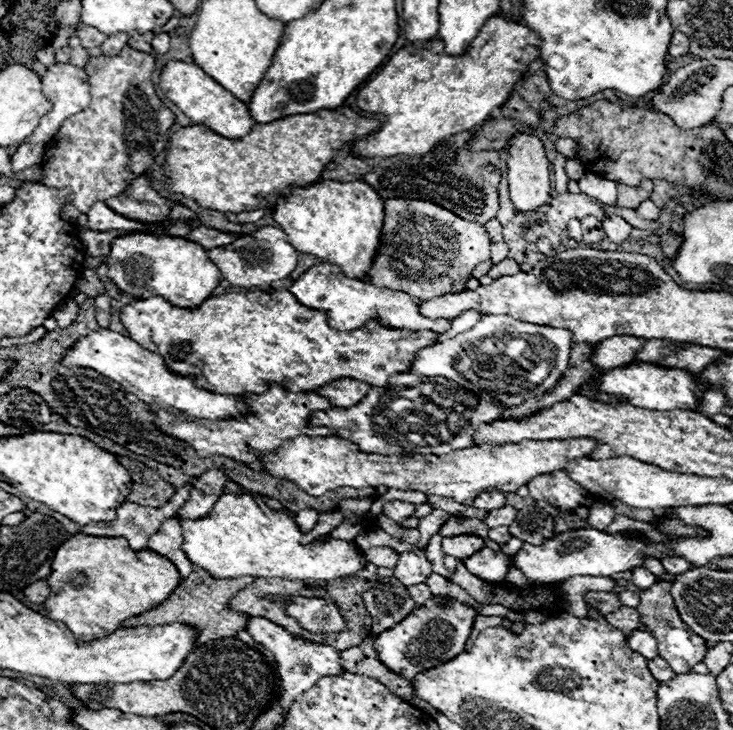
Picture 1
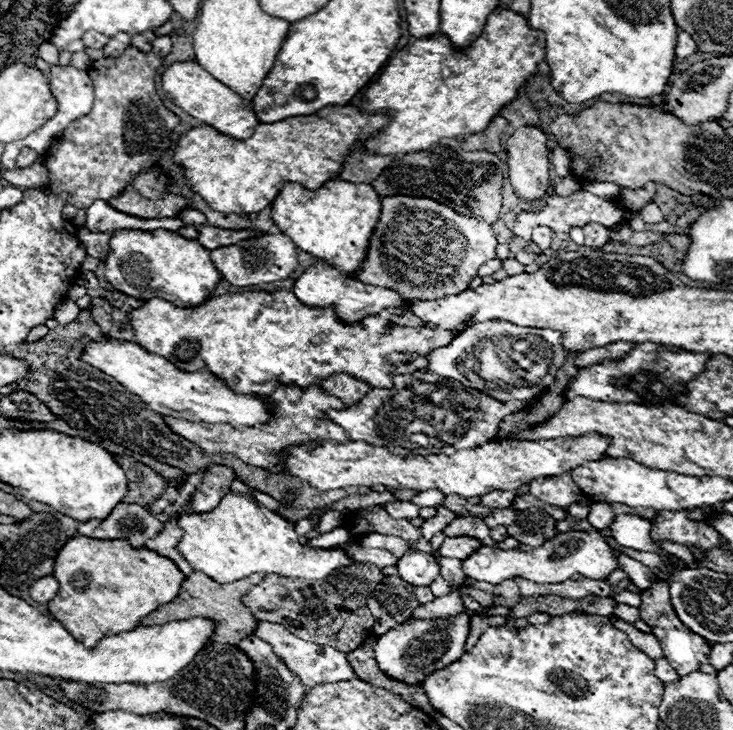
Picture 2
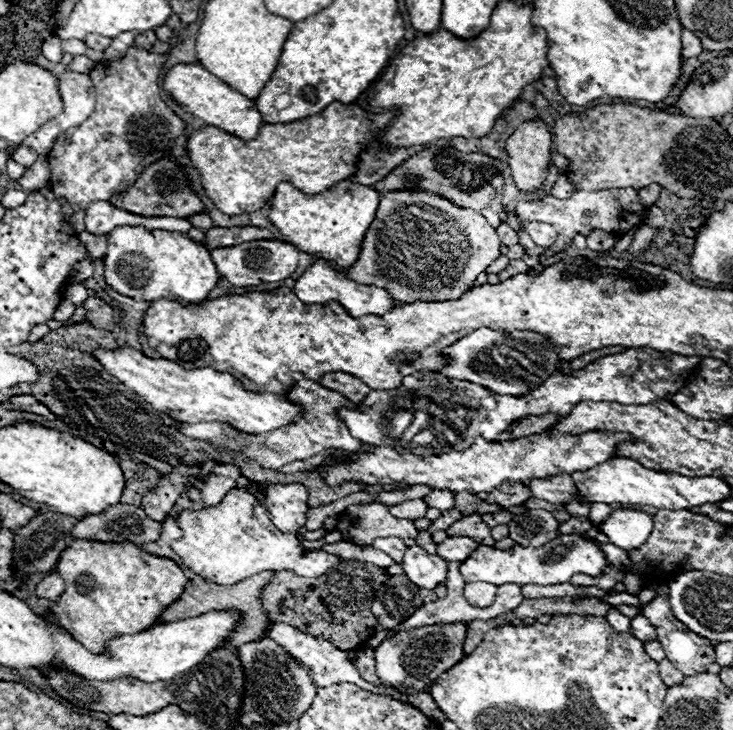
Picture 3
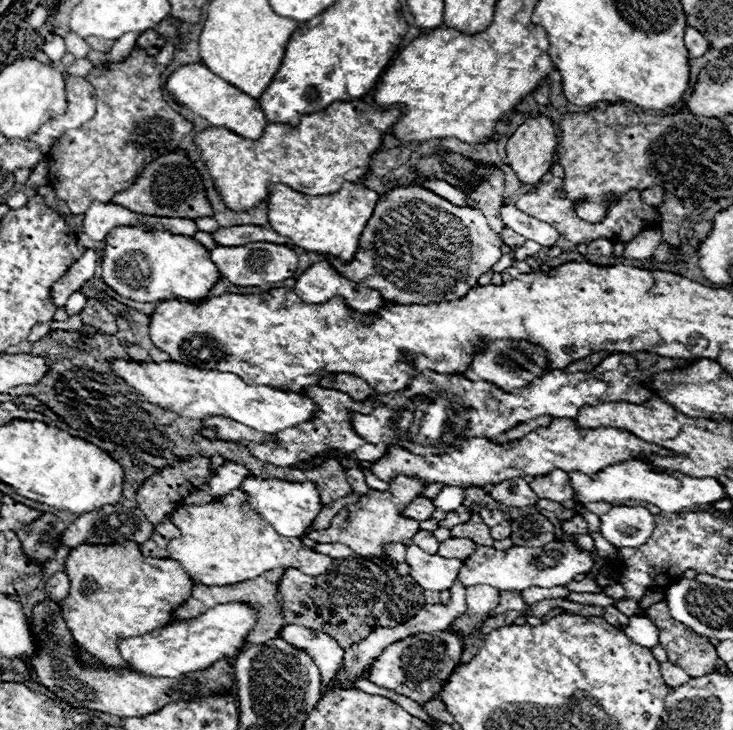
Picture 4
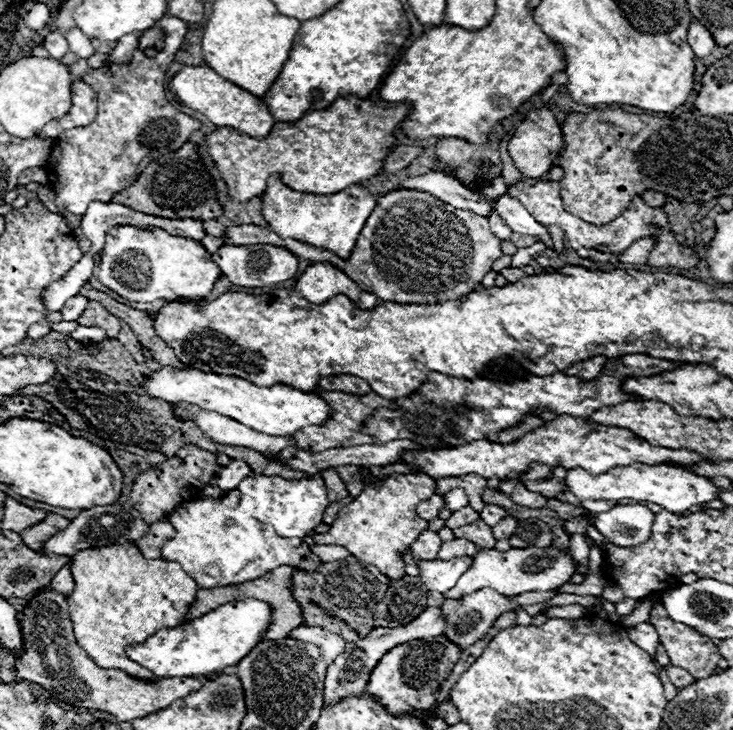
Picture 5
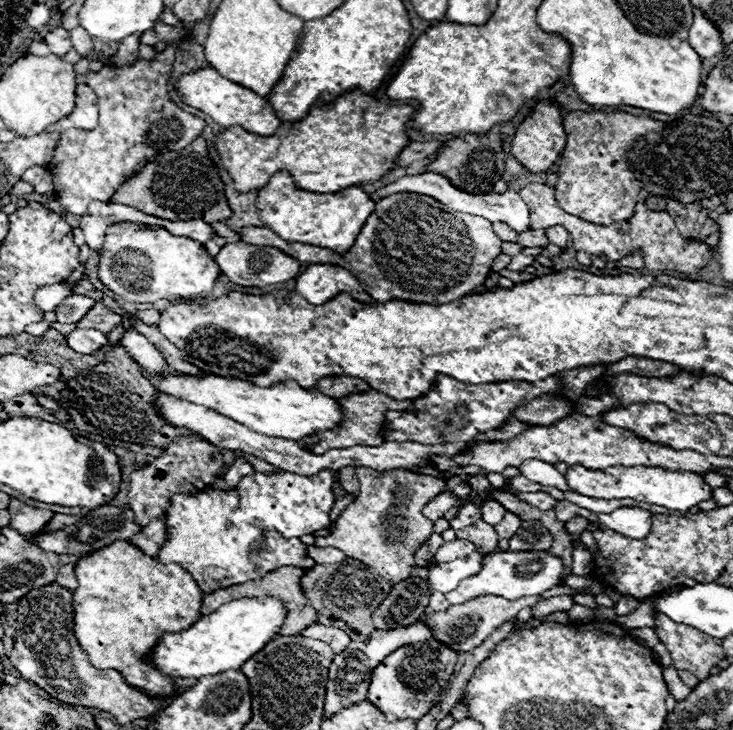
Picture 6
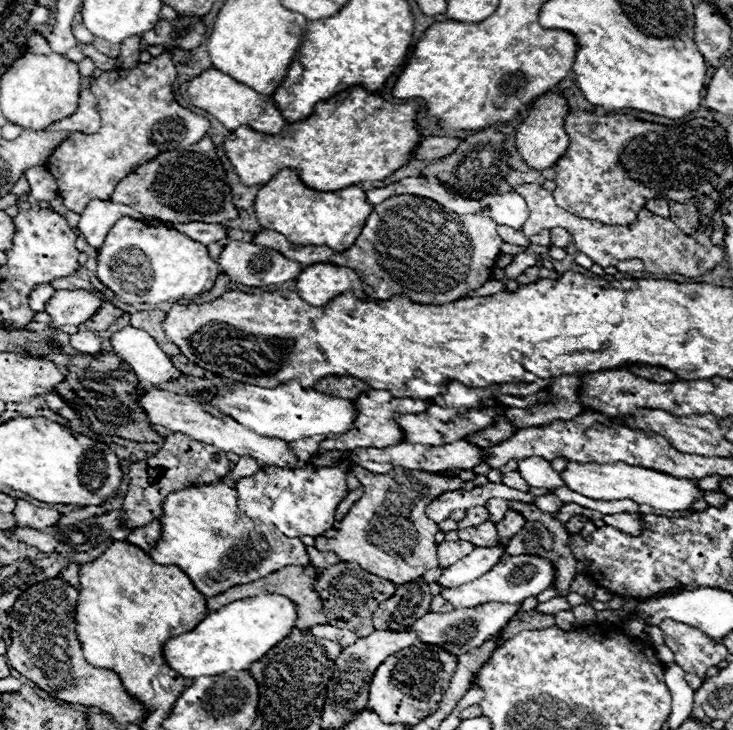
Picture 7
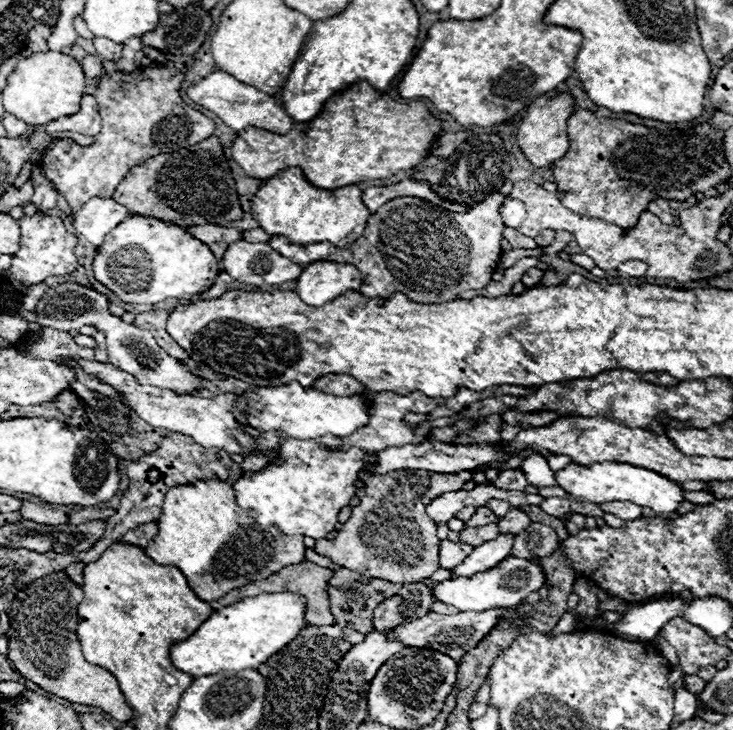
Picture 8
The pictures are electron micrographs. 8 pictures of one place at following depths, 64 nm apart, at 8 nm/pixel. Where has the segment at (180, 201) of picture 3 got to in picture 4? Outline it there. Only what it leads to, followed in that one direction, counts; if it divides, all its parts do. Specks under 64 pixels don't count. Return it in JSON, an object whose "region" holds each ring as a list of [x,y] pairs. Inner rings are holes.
{"region":[[[172,152],[166,156],[160,156],[156,162],[148,164],[140,178],[124,192],[116,194],[112,204],[120,204],[132,212],[146,214],[146,216],[164,216],[164,218],[202,218],[202,216],[214,216],[214,210],[210,208],[210,202],[204,192],[204,184],[190,164],[190,160],[182,152]]]}

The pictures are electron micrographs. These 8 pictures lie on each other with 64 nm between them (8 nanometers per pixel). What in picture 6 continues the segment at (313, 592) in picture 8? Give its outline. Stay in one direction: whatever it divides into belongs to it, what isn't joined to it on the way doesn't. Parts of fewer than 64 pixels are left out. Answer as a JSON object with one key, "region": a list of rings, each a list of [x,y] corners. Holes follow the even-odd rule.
{"region":[[[284,566],[280,570],[274,570],[274,572],[268,572],[264,578],[260,580],[252,580],[252,582],[244,582],[240,586],[228,586],[224,590],[216,590],[216,592],[210,592],[210,594],[202,594],[202,606],[200,606],[200,614],[210,614],[214,612],[216,608],[220,608],[222,604],[226,602],[232,602],[232,600],[238,600],[238,598],[260,598],[260,596],[272,596],[272,598],[278,598],[284,608],[288,610],[286,614],[286,620],[278,632],[278,636],[296,636],[300,634],[300,630],[304,630],[304,626],[310,626],[316,622],[316,612],[312,610],[312,606],[308,606],[308,600],[304,598],[304,592],[300,588],[300,576],[304,574],[306,570],[296,570],[294,566]]]}

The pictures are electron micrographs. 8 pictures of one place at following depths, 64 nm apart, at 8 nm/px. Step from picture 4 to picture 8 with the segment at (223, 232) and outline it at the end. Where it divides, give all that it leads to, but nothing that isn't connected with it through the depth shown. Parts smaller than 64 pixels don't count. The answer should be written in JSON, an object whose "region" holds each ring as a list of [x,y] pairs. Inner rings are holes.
{"region":[[[496,192],[492,198],[474,204],[470,212],[456,214],[422,198],[404,196],[380,206],[368,218],[364,234],[344,250],[336,250],[328,242],[296,246],[284,236],[272,236],[268,246],[300,266],[318,260],[356,266],[362,272],[359,292],[370,298],[388,298],[394,292],[402,292],[420,304],[442,304],[456,300],[464,290],[480,290],[492,280],[502,254],[500,230],[504,224],[498,214],[502,200],[504,194]]]}

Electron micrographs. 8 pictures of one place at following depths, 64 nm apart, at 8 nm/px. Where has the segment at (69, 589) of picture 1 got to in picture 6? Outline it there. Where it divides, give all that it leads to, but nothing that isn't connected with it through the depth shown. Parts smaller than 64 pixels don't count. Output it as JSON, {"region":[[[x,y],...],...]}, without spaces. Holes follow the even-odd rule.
{"region":[[[114,542],[104,550],[84,554],[74,568],[78,588],[74,590],[74,634],[80,648],[88,654],[92,666],[118,670],[128,684],[152,694],[168,696],[174,692],[174,680],[156,672],[154,666],[140,662],[140,658],[156,644],[164,632],[180,632],[190,628],[200,618],[202,592],[192,576],[180,564],[160,564],[150,556],[144,556],[140,548],[130,542]]]}

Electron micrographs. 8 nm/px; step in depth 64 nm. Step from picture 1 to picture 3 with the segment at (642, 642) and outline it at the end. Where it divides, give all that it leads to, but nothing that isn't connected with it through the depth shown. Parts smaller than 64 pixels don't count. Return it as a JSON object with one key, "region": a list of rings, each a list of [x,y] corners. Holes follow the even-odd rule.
{"region":[[[612,607],[605,616],[616,632],[630,632],[630,619]],[[656,640],[644,642],[644,650],[646,650],[646,654],[648,654],[652,660],[656,660],[656,662],[660,662],[662,658],[666,658],[666,656],[664,656],[664,650],[662,650],[662,646],[660,646],[660,642],[656,642]]]}

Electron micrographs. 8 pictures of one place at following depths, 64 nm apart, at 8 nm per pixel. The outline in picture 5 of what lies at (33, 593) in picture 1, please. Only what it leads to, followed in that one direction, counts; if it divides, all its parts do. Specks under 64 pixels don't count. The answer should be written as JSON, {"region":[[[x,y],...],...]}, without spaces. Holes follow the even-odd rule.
{"region":[[[62,566],[56,576],[52,578],[52,582],[48,584],[52,590],[56,592],[62,592],[64,596],[70,596],[72,588],[74,588],[74,580],[72,580],[72,574],[70,574],[70,568],[68,566]]]}

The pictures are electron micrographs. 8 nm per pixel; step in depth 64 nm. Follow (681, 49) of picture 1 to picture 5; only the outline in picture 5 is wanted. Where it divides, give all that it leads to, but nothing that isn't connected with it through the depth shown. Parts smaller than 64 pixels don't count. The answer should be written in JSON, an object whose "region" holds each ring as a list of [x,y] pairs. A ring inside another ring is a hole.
{"region":[[[692,22],[688,26],[686,42],[692,48],[692,52],[694,52],[696,58],[704,58],[704,56],[708,56],[716,48],[716,42],[714,42],[712,34],[704,26],[700,26],[698,22]]]}

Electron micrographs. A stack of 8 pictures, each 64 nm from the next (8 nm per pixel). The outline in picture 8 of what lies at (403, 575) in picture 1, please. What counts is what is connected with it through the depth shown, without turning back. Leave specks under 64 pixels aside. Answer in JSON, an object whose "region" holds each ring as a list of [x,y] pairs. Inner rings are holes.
{"region":[[[500,536],[496,542],[486,542],[484,546],[476,546],[474,552],[456,568],[450,570],[450,578],[472,578],[474,574],[480,574],[484,570],[494,568],[504,558],[508,558],[508,550],[512,548],[514,536]]]}

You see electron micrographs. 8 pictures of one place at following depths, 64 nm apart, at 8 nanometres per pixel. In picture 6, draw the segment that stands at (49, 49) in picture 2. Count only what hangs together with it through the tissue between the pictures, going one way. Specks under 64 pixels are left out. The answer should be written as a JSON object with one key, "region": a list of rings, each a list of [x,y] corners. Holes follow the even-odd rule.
{"region":[[[57,27],[49,32],[44,37],[44,41],[49,47],[50,51],[59,57],[64,56],[72,49],[69,32],[63,27]]]}

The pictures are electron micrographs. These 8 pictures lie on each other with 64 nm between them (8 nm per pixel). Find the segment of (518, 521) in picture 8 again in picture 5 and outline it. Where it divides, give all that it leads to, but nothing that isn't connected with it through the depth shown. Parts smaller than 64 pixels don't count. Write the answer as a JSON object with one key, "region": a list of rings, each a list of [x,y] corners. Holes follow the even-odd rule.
{"region":[[[512,516],[504,518],[504,522],[498,522],[496,526],[492,526],[492,534],[496,540],[502,540],[502,538],[510,538],[512,536],[512,530],[516,528],[516,520]]]}

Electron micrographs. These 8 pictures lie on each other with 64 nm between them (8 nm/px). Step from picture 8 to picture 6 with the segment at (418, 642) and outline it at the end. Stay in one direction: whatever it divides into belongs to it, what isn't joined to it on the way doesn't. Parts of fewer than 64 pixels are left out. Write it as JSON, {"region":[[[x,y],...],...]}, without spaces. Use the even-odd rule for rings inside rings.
{"region":[[[484,594],[484,596],[472,598],[464,604],[452,604],[444,612],[428,614],[426,624],[436,628],[436,638],[440,642],[446,642],[448,646],[456,648],[458,652],[468,652],[468,650],[480,646],[480,642],[484,642],[484,638],[488,638],[492,634],[492,630],[496,630],[502,622],[506,622],[510,616],[516,616],[518,610],[532,608],[538,602],[540,602],[540,596],[524,596],[524,598],[518,598],[518,600],[506,600],[506,598],[500,598],[500,596]]]}

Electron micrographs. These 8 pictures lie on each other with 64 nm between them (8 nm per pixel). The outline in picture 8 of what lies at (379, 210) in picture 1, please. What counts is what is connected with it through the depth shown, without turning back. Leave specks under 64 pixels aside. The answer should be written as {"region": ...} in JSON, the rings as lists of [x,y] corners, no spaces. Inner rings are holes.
{"region":[[[296,166],[280,170],[276,176],[262,182],[260,190],[252,198],[252,214],[264,232],[286,236],[292,244],[304,246],[330,242],[336,248],[344,248],[362,236],[370,210],[364,206],[362,190],[358,186],[322,190],[312,186]]]}

